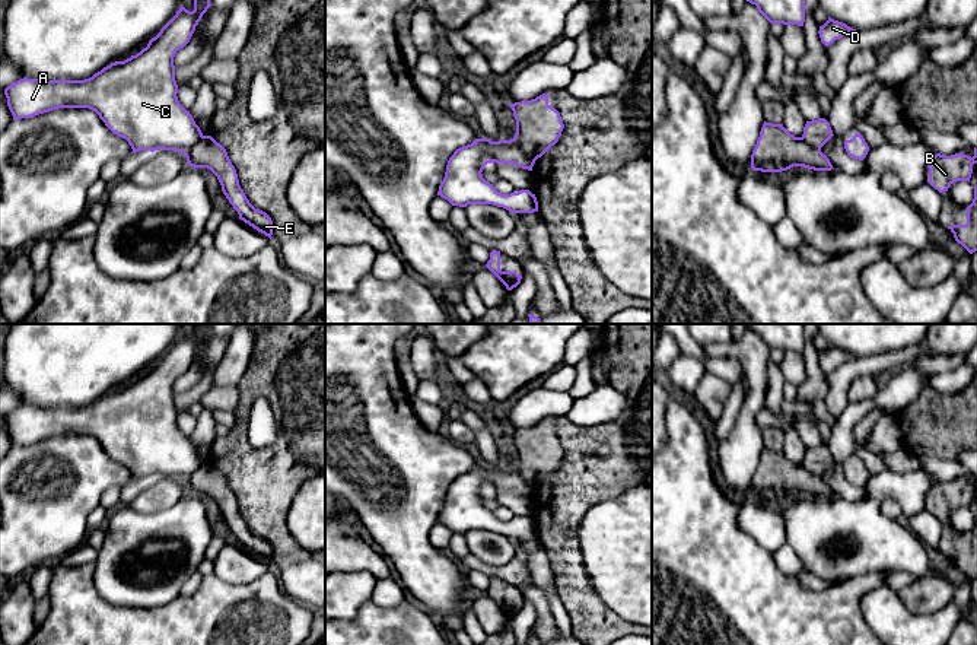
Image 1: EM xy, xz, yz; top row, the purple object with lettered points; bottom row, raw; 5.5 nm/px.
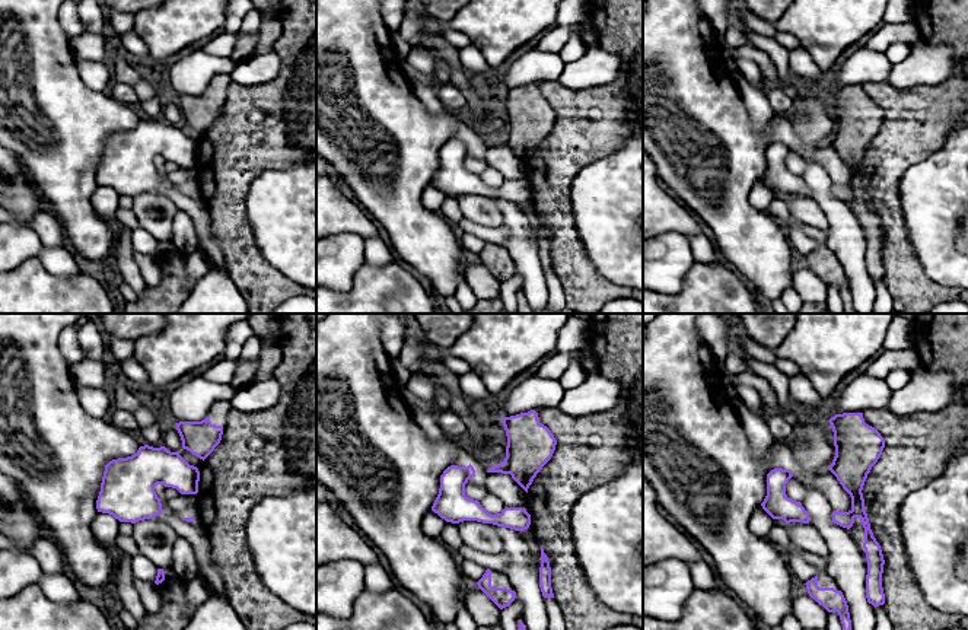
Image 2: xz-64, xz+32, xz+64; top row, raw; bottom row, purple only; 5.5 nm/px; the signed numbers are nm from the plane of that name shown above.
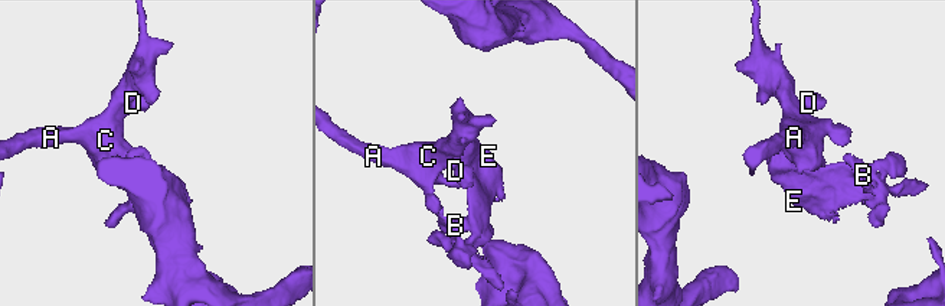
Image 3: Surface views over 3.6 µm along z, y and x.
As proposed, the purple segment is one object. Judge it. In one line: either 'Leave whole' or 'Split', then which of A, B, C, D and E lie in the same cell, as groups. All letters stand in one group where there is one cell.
Split. Groups: A C D / B E

